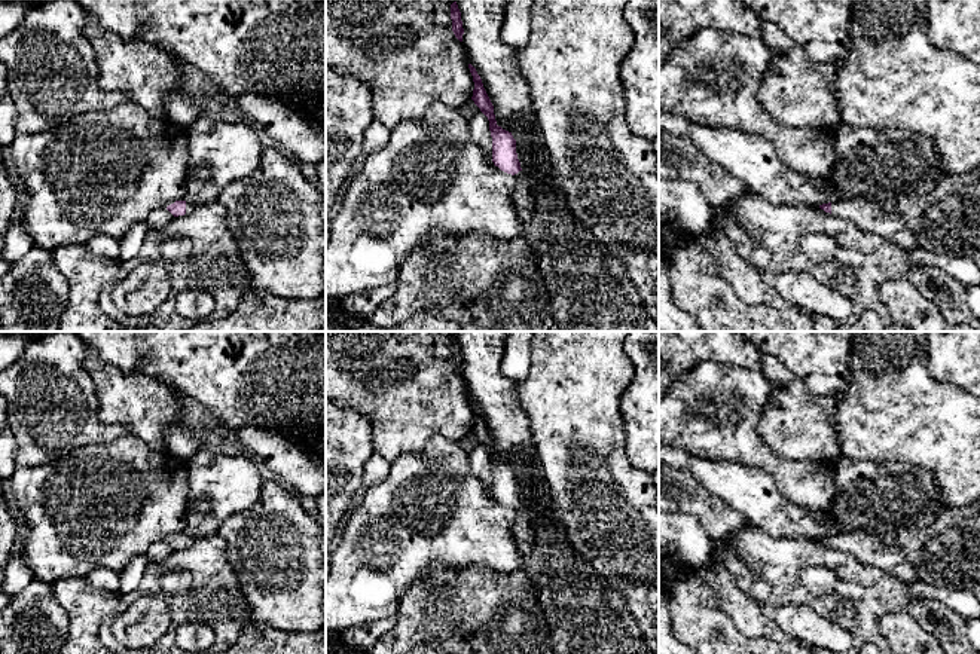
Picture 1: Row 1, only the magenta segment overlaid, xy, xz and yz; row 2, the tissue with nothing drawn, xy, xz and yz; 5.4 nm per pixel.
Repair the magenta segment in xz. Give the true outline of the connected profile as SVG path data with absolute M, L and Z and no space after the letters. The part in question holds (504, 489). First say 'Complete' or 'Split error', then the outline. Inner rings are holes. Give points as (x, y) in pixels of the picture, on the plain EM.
Split error. M468 397L468 401L474 415L471 433L489 453L489 464L492 470L492 495L501 504L515 510L516 516L512 526L512 535L520 556L523 557L532 548L534 531L529 526L526 508L522 504L518 492L516 473L513 471L512 465L497 458L494 438L483 421L480 409L471 397Z

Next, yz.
Split error. M833 534L819 538L825 545L840 548L865 565L892 571L904 562L901 548L897 544L888 545L877 534Z

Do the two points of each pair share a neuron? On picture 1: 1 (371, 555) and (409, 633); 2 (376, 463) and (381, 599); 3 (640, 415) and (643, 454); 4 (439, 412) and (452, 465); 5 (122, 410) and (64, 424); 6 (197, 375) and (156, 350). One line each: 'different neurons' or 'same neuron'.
1: different neurons
2: different neurons
3: same neuron
4: different neurons
5: different neurons
6: same neuron

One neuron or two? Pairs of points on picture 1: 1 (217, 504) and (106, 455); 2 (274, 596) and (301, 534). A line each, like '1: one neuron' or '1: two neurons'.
1: two neurons
2: one neuron

